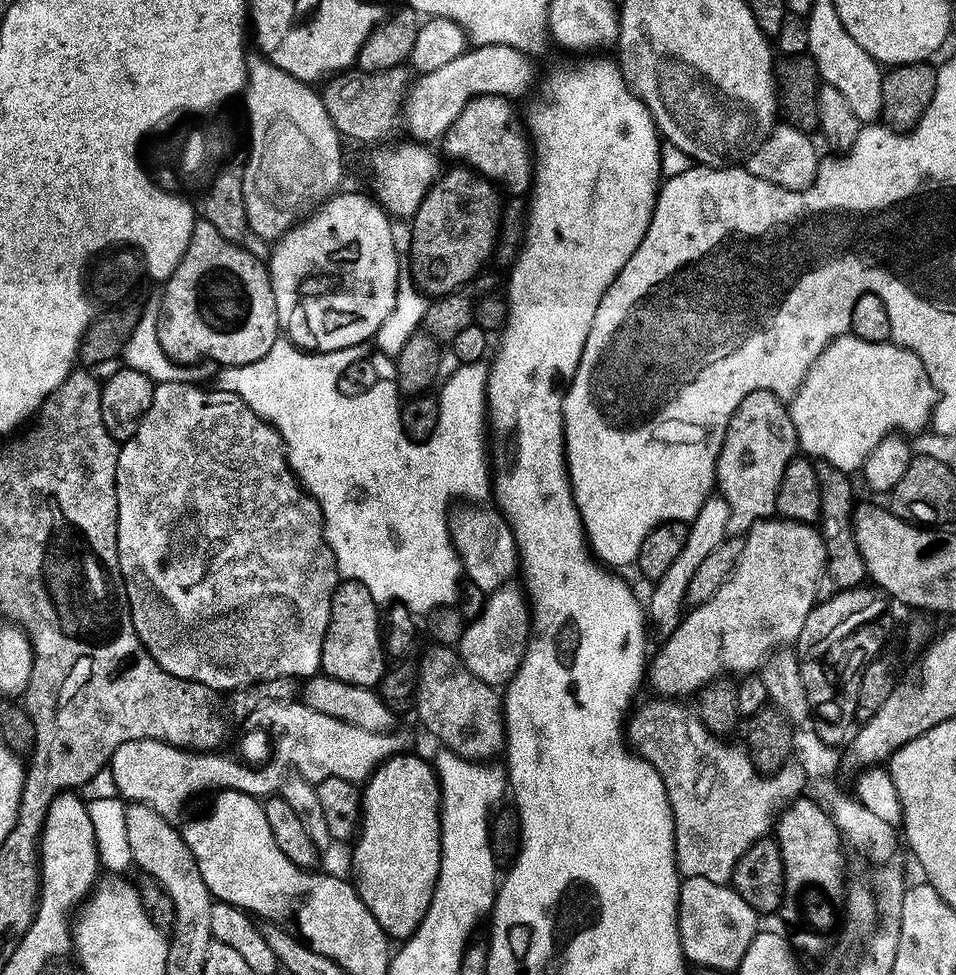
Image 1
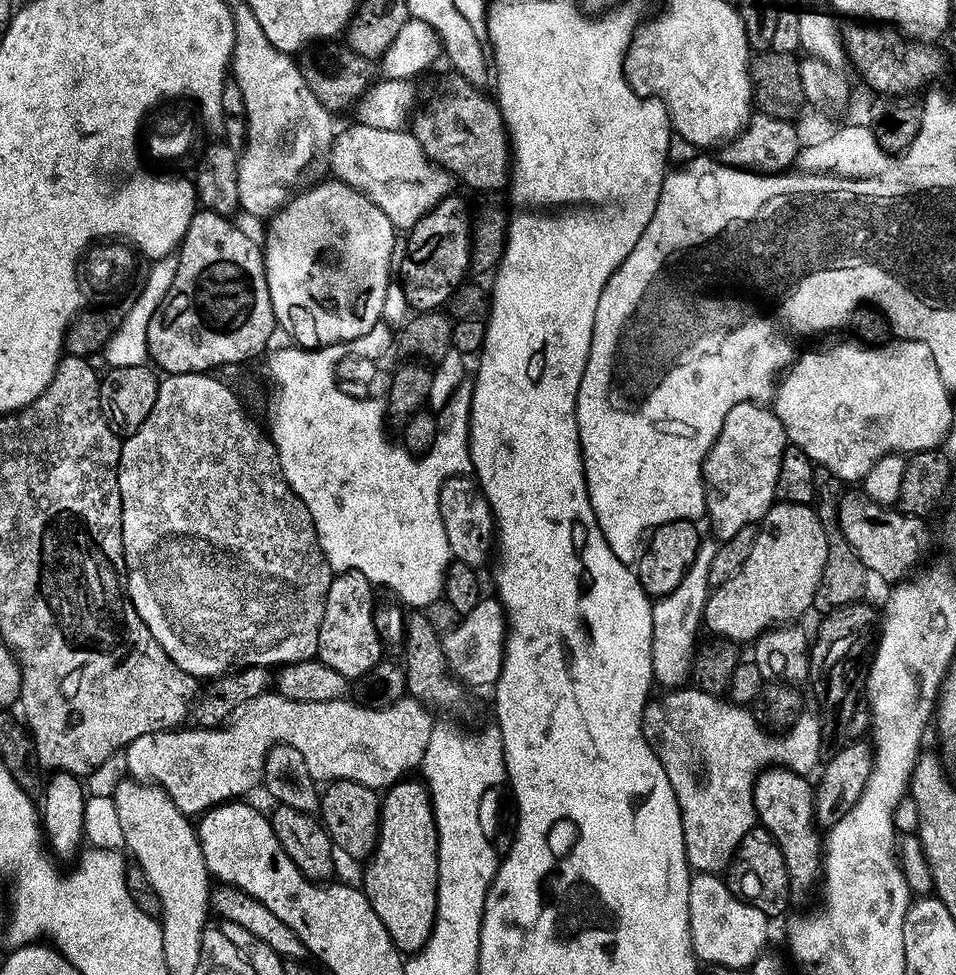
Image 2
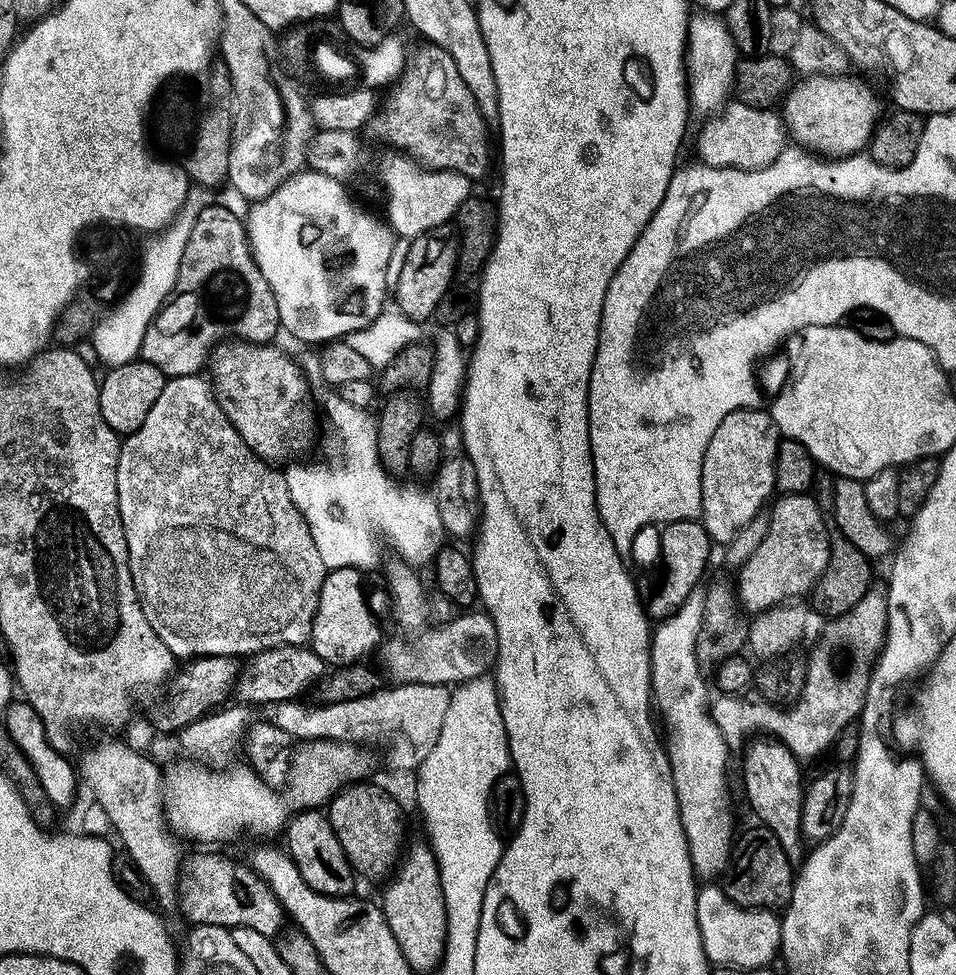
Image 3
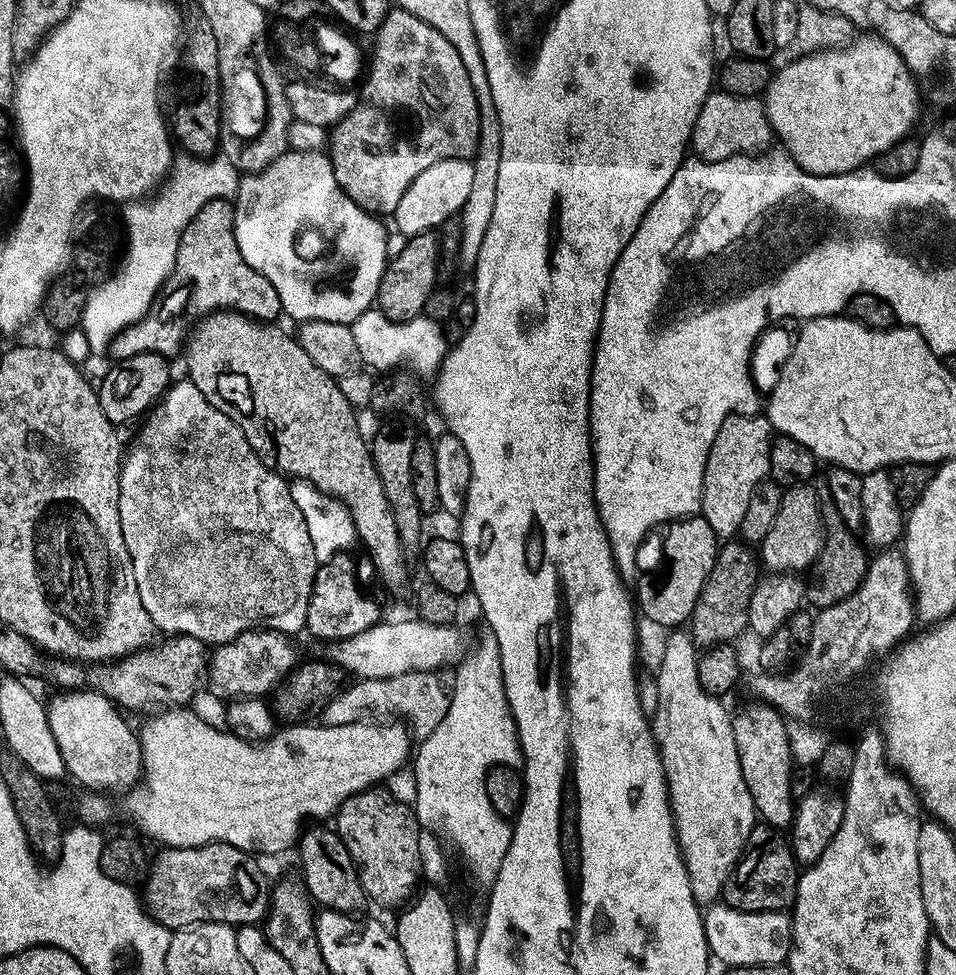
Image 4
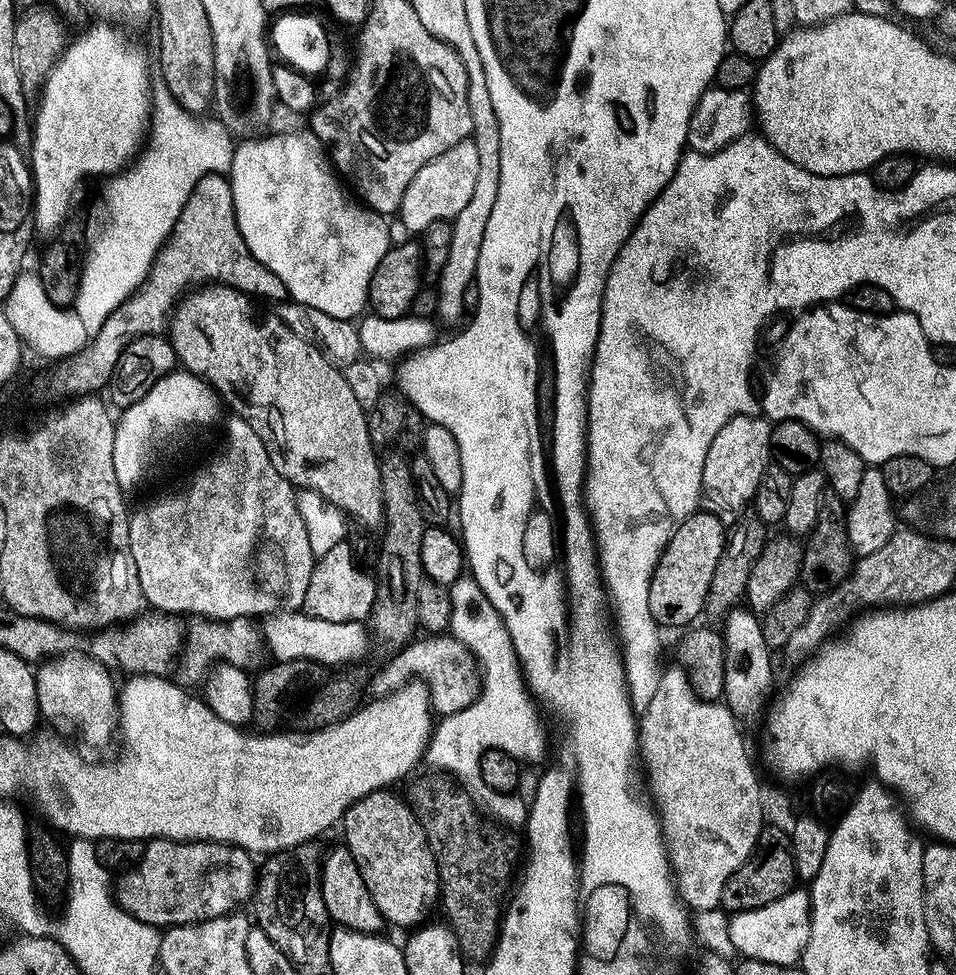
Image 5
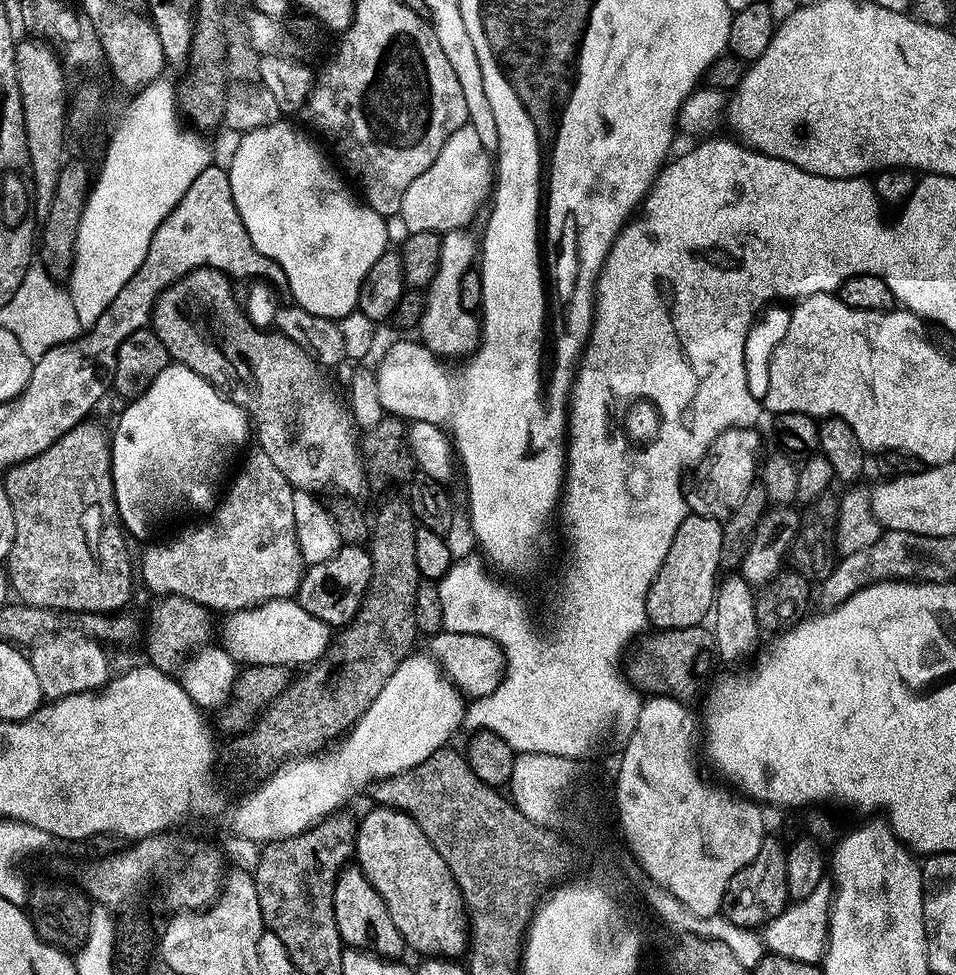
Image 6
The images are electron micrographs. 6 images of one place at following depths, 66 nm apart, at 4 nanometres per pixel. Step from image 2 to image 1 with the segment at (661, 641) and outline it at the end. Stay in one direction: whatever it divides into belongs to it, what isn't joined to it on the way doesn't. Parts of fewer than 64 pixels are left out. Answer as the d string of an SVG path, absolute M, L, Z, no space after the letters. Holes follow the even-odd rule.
M718 494L709 495L708 500L702 506L702 510L698 510L698 514L687 525L688 537L686 538L685 545L682 552L678 554L674 562L670 563L670 568L666 570L662 577L655 581L652 592L652 597L646 600L646 612L650 617L651 623L664 631L664 634L671 634L679 626L682 617L686 612L686 601L688 599L688 587L694 578L694 572L698 570L698 566L702 566L702 562L711 554L713 550L718 550L718 546L729 535L728 530L728 507L726 502Z

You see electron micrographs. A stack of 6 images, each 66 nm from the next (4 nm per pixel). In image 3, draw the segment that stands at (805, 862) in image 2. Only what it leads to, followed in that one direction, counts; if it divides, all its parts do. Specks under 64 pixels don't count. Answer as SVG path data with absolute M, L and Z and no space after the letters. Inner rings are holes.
M752 738L747 741L744 752L744 796L757 816L759 823L774 833L774 838L786 850L794 862L803 861L806 841L802 834L802 802L806 776L800 773L801 761L781 740L775 738Z

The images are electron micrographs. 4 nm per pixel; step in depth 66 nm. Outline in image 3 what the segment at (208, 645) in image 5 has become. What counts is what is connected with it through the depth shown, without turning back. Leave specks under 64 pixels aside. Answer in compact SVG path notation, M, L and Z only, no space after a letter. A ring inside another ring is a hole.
M276 645L273 648L267 648L266 651L255 653L247 667L239 673L238 680L233 689L233 695L239 703L246 706L252 704L285 703L297 699L298 696L307 687L313 687L318 681L324 678L328 666L324 660L318 658L311 650L311 647L305 645Z

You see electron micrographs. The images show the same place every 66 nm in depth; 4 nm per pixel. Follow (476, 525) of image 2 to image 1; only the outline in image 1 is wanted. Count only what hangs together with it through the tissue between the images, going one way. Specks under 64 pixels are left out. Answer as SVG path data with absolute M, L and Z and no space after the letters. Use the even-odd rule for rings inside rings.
M488 506L457 507L448 516L448 533L456 554L460 557L460 567L467 583L478 586L478 590L489 594L507 585L513 579L512 575L517 575L518 553L516 542L512 538L512 527L507 520L499 511L484 507Z

